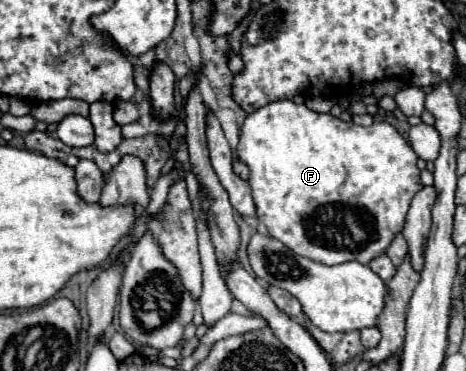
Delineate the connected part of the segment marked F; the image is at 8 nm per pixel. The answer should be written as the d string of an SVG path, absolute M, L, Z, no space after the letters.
M276 100L276 102L270 102L268 106L258 108L256 112L248 114L242 128L240 128L240 142L238 142L236 154L250 168L248 184L252 188L252 196L254 196L254 202L258 206L258 220L268 228L268 234L272 238L280 240L284 246L288 246L296 254L306 256L306 258L320 262L320 264L326 264L326 266L334 266L334 264L342 264L342 262L350 262L350 260L368 264L372 258L386 252L394 234L402 232L404 218L406 218L406 212L410 208L412 196L422 188L422 184L418 182L420 170L416 168L416 160L418 160L416 152L406 144L406 140L388 122L374 122L372 126L358 126L354 122L344 122L332 114L318 114L318 112L310 110L308 106L296 104L292 100Z

